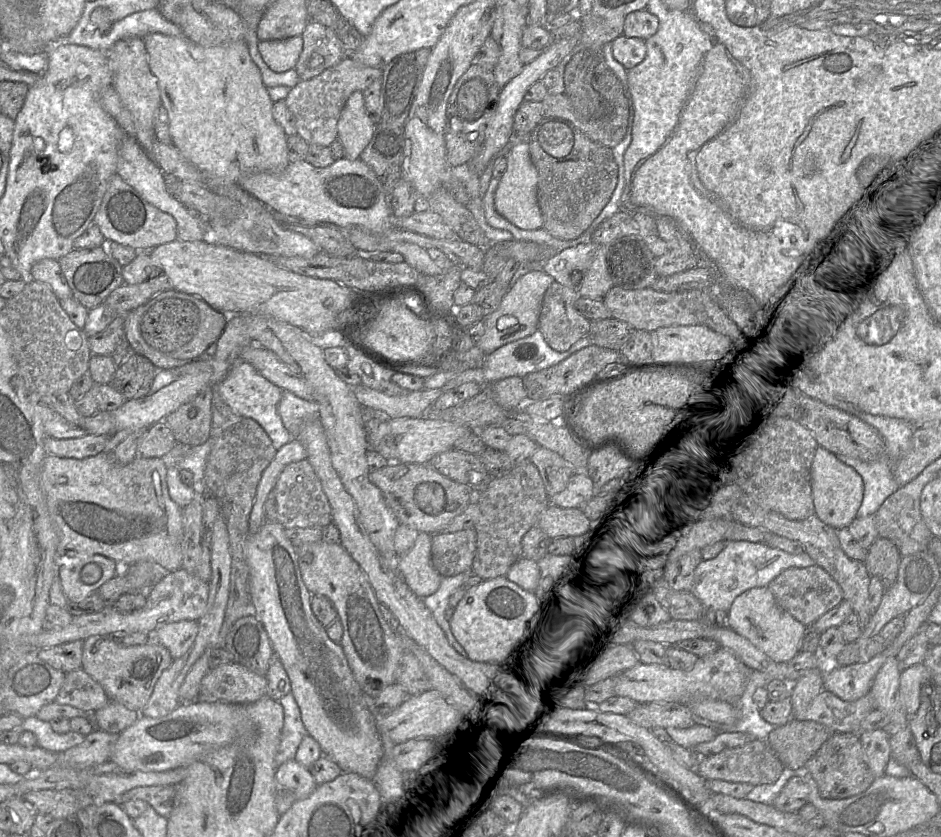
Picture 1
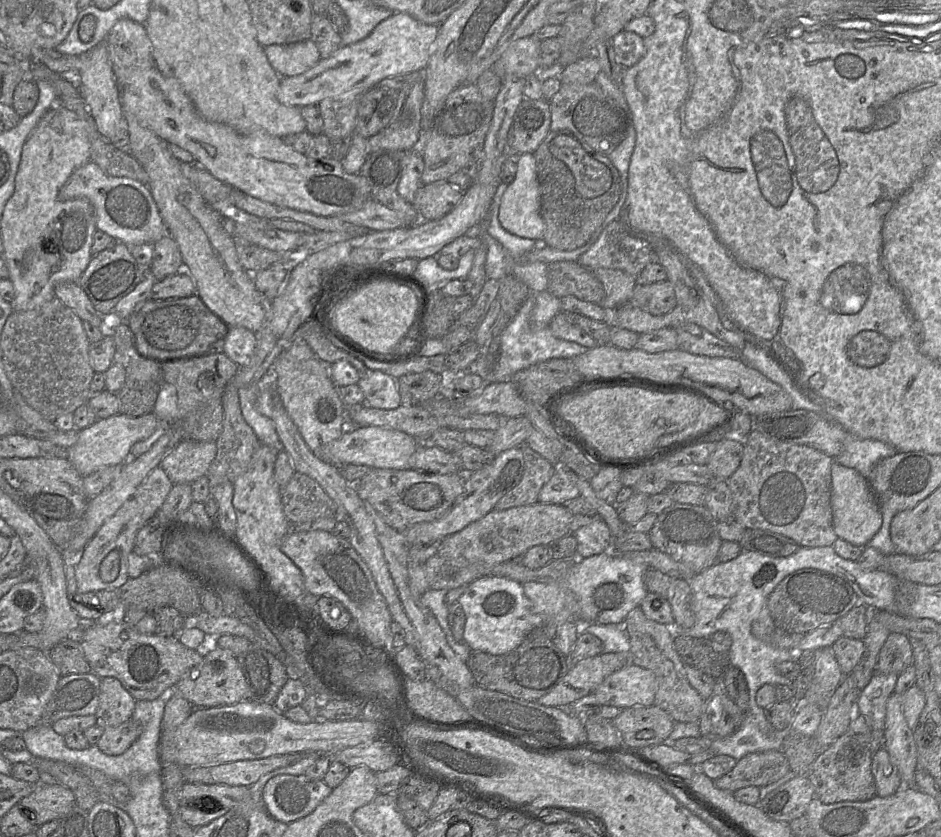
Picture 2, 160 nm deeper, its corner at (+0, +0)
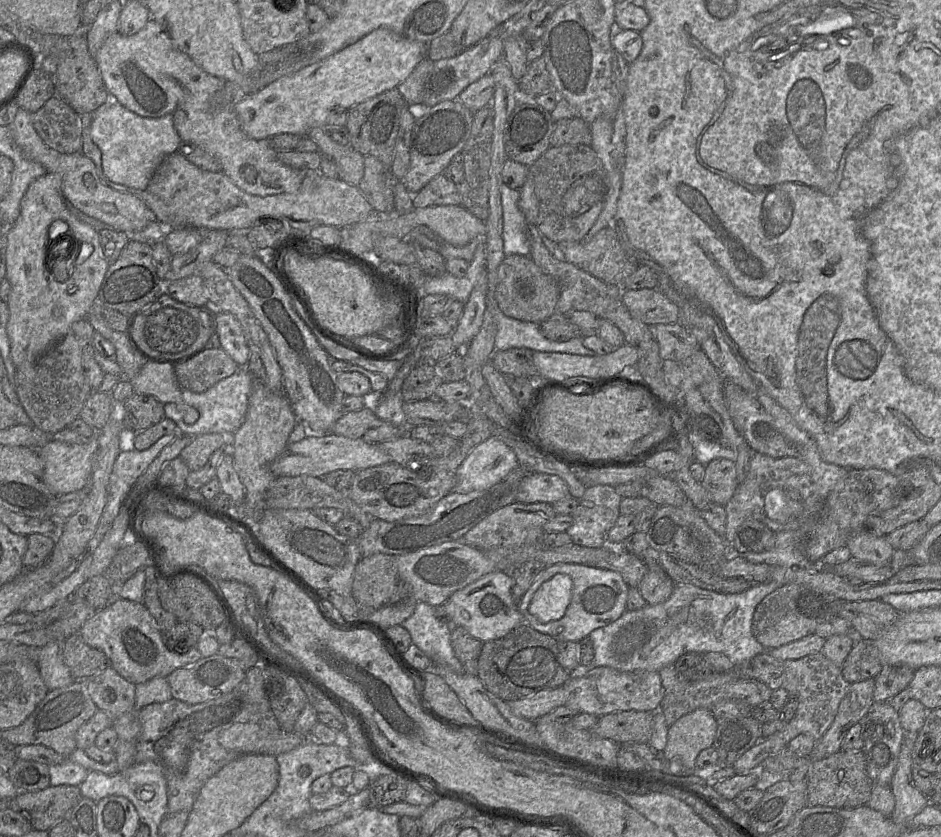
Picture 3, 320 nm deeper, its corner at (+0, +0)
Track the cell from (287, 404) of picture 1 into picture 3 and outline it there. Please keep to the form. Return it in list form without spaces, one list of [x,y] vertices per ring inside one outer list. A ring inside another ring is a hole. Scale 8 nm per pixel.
[[[240,367],[233,375],[219,381],[203,393],[182,389],[182,404],[177,402],[164,404],[165,417],[176,423],[181,435],[199,436],[209,433],[222,433],[227,437],[232,436],[244,421],[252,384],[253,375],[246,367]],[[190,407],[199,412],[198,421],[194,424],[186,424],[184,421],[184,415]]]

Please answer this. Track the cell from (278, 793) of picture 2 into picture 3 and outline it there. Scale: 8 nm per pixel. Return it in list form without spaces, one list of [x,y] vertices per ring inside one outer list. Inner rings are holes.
[[[324,774],[313,781],[311,793],[309,804],[312,810],[322,811],[344,803],[352,794],[352,790],[334,786],[330,774]]]

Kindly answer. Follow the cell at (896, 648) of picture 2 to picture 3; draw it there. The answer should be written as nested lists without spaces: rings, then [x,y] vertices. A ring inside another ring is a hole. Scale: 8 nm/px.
[[[883,665],[874,679],[874,703],[888,702],[892,697],[906,689],[913,678],[914,669],[907,666]]]

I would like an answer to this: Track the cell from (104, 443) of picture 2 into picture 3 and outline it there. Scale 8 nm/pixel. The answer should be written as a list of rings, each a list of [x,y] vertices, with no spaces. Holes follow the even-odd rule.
[[[96,435],[81,444],[52,439],[39,449],[44,466],[43,481],[50,493],[59,497],[83,490],[90,480],[97,448]]]

